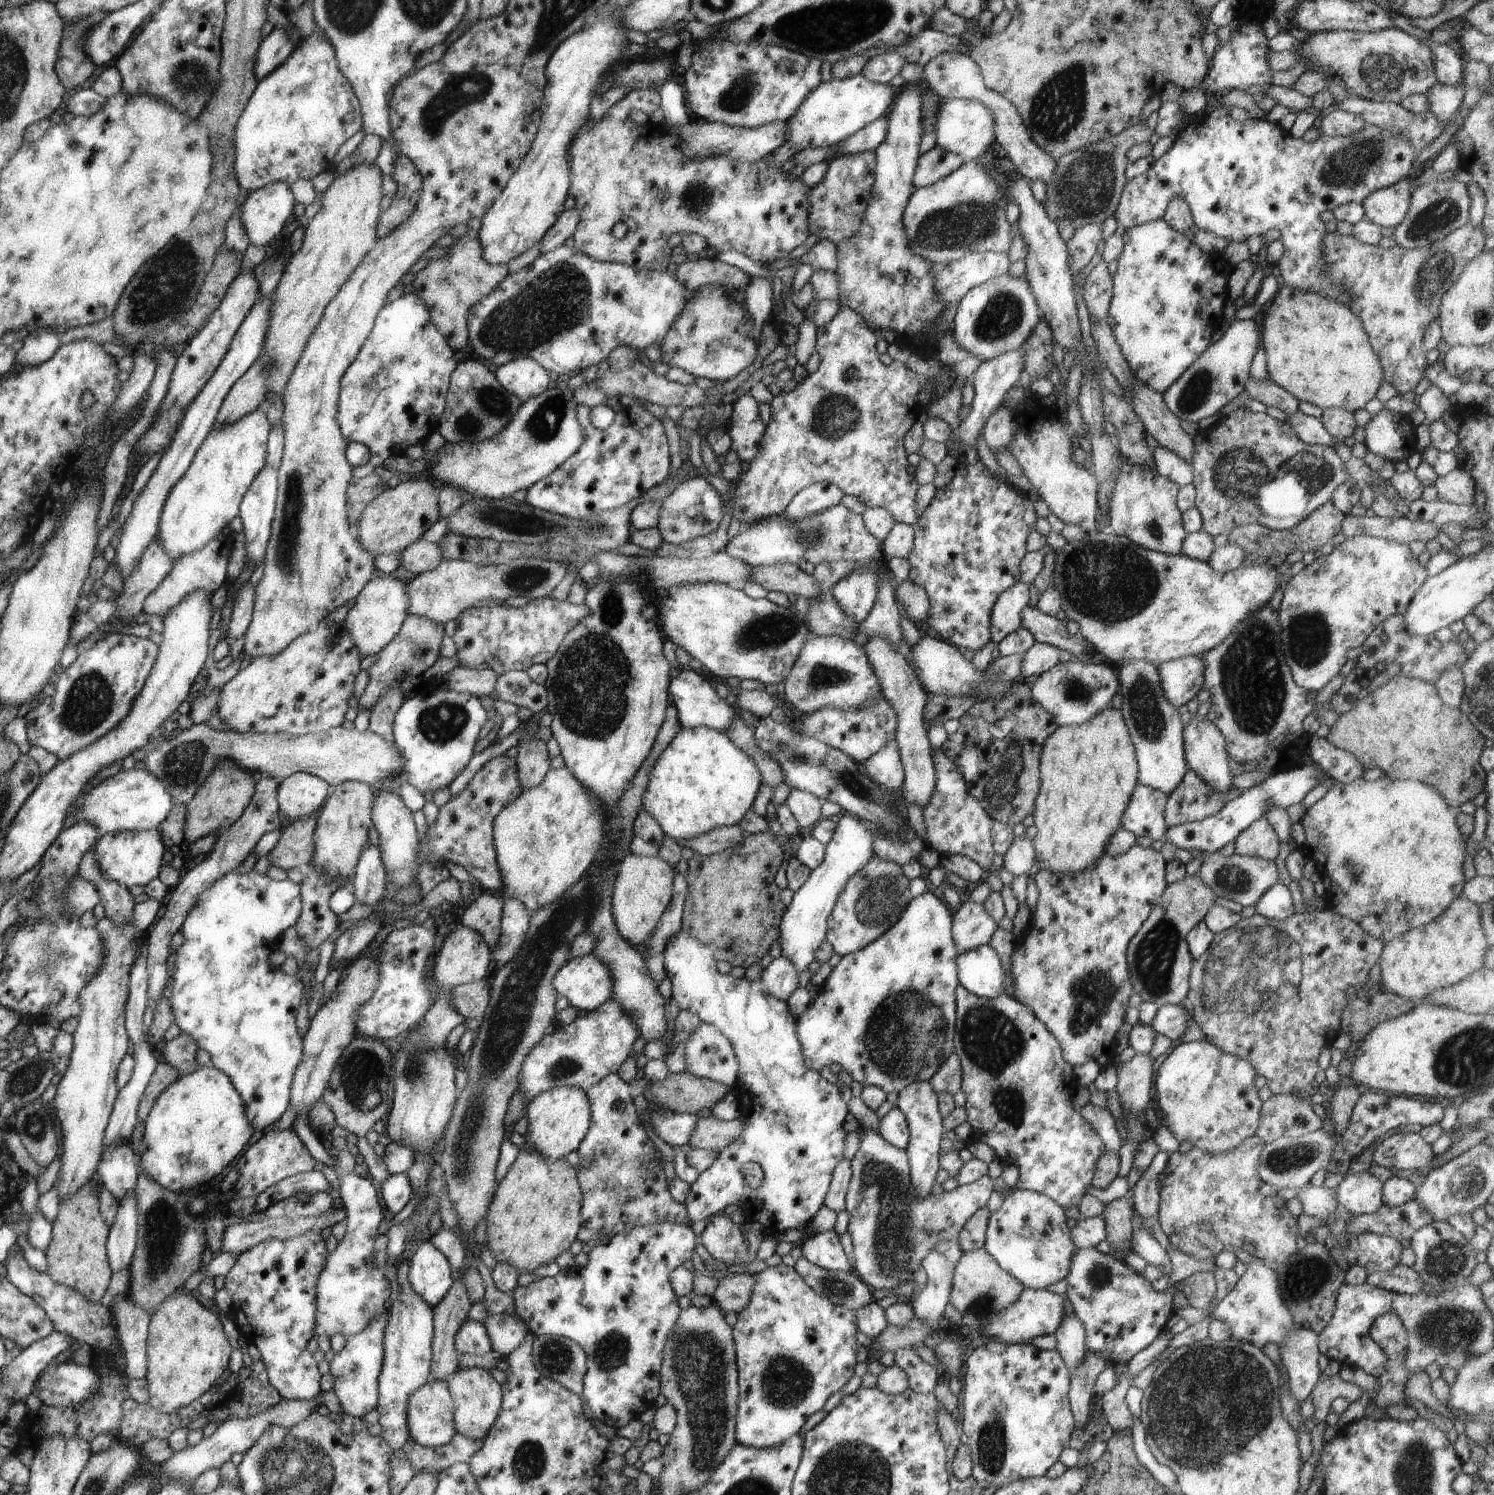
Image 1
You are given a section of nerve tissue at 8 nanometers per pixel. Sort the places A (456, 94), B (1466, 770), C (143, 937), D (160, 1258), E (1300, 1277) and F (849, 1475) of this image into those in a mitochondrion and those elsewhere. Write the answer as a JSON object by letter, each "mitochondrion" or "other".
{"A":"mitochondrion","B":"other","C":"other","D":"mitochondrion","E":"mitochondrion","F":"mitochondrion"}

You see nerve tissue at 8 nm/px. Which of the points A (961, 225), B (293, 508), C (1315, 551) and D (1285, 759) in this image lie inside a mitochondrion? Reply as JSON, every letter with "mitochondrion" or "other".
{"A":"mitochondrion","B":"mitochondrion","C":"other","D":"other"}

